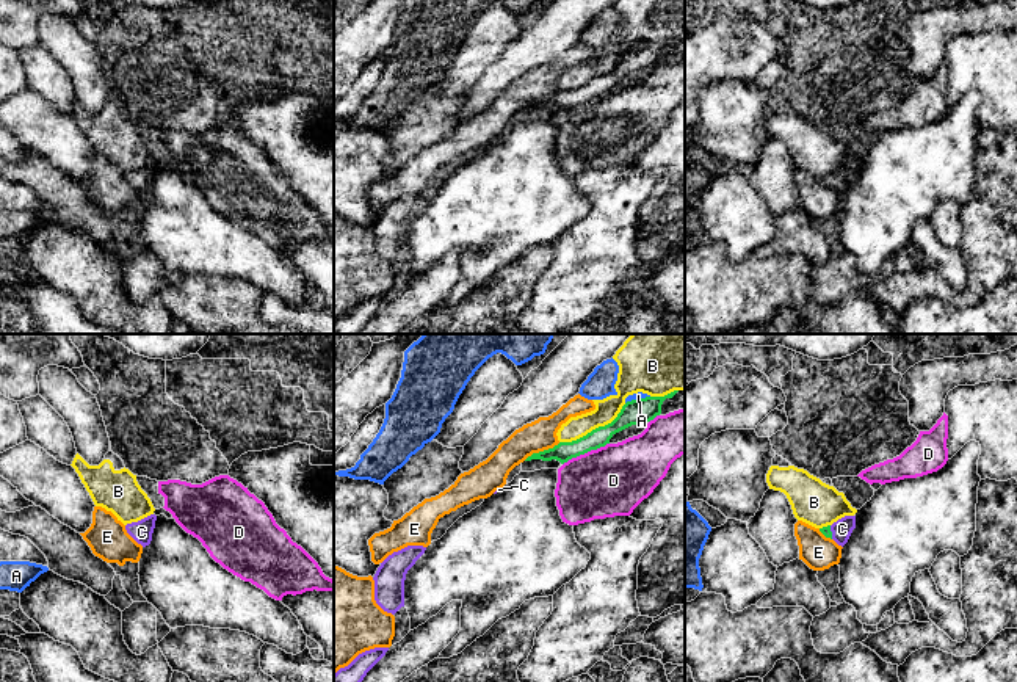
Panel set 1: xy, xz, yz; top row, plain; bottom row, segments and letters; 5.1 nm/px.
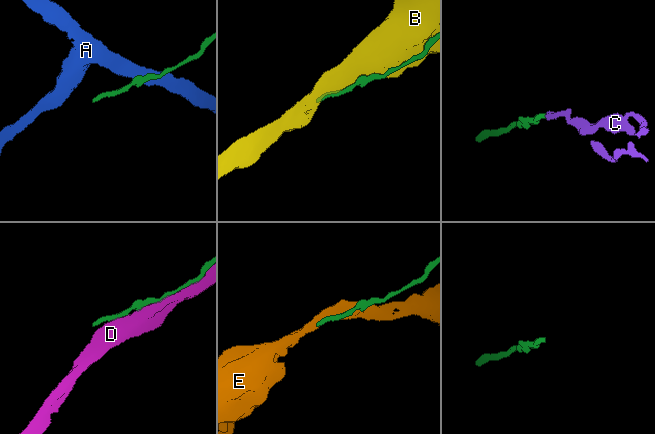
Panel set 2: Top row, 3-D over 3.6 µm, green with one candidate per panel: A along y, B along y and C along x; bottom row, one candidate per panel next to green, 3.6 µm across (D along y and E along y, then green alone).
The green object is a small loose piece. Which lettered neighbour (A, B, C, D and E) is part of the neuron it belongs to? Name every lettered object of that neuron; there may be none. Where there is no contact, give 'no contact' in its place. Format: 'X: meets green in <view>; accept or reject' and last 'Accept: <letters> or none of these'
A: meets green in xz; reject
B: meets green in xz; reject
C: meets green in yz; accept
D: meets green in xz; reject
E: meets green in xz; reject
Accept: C

